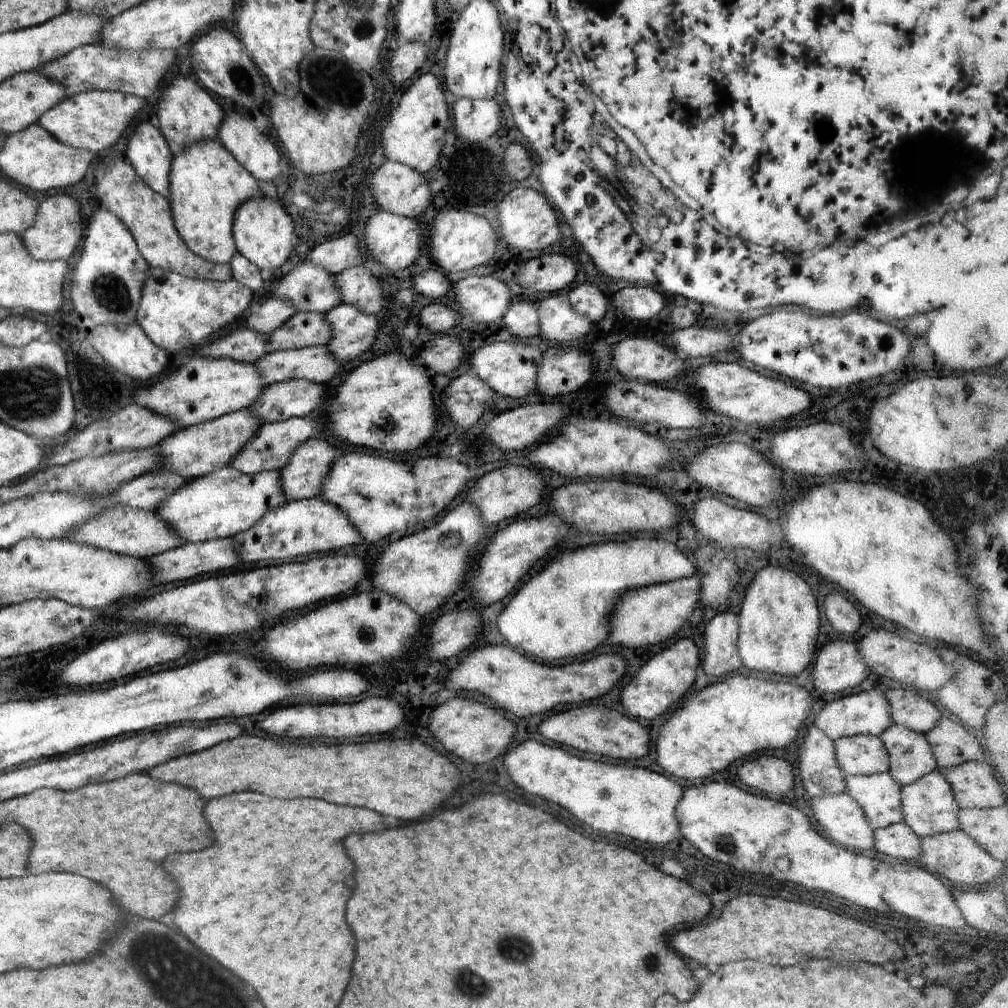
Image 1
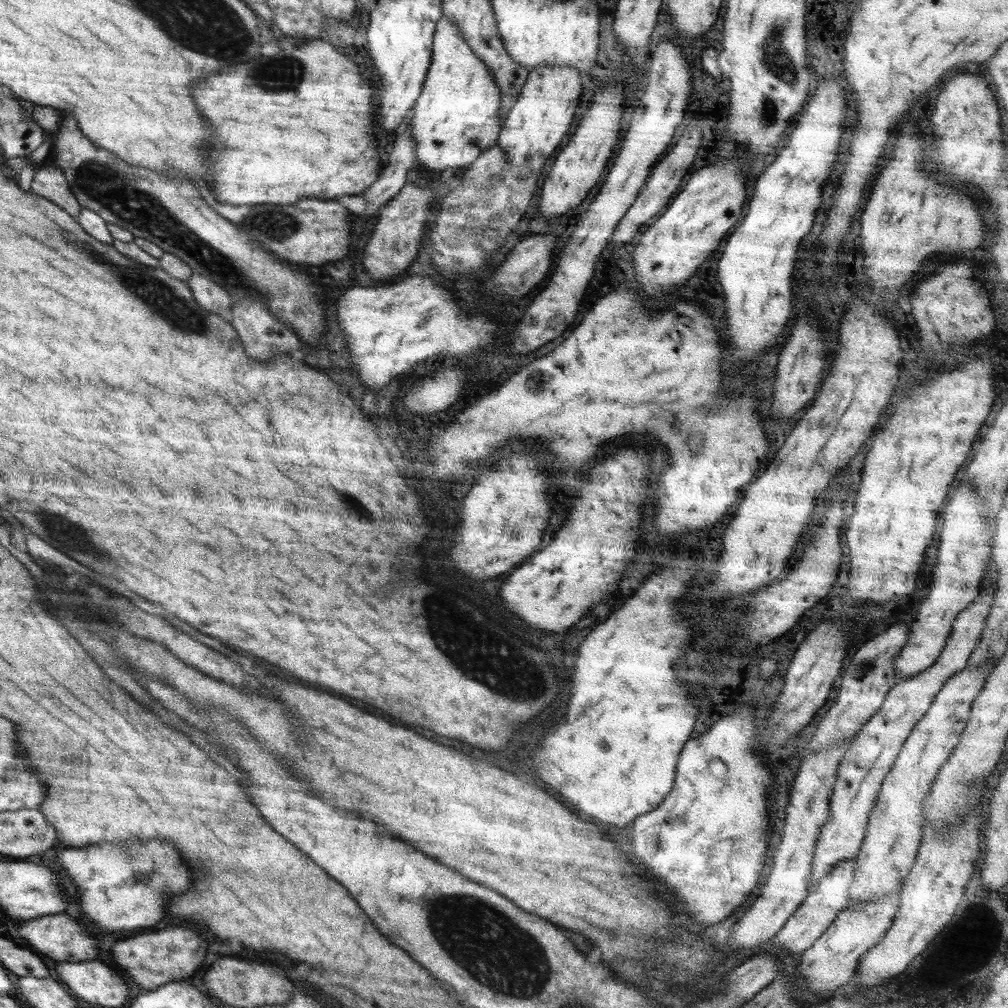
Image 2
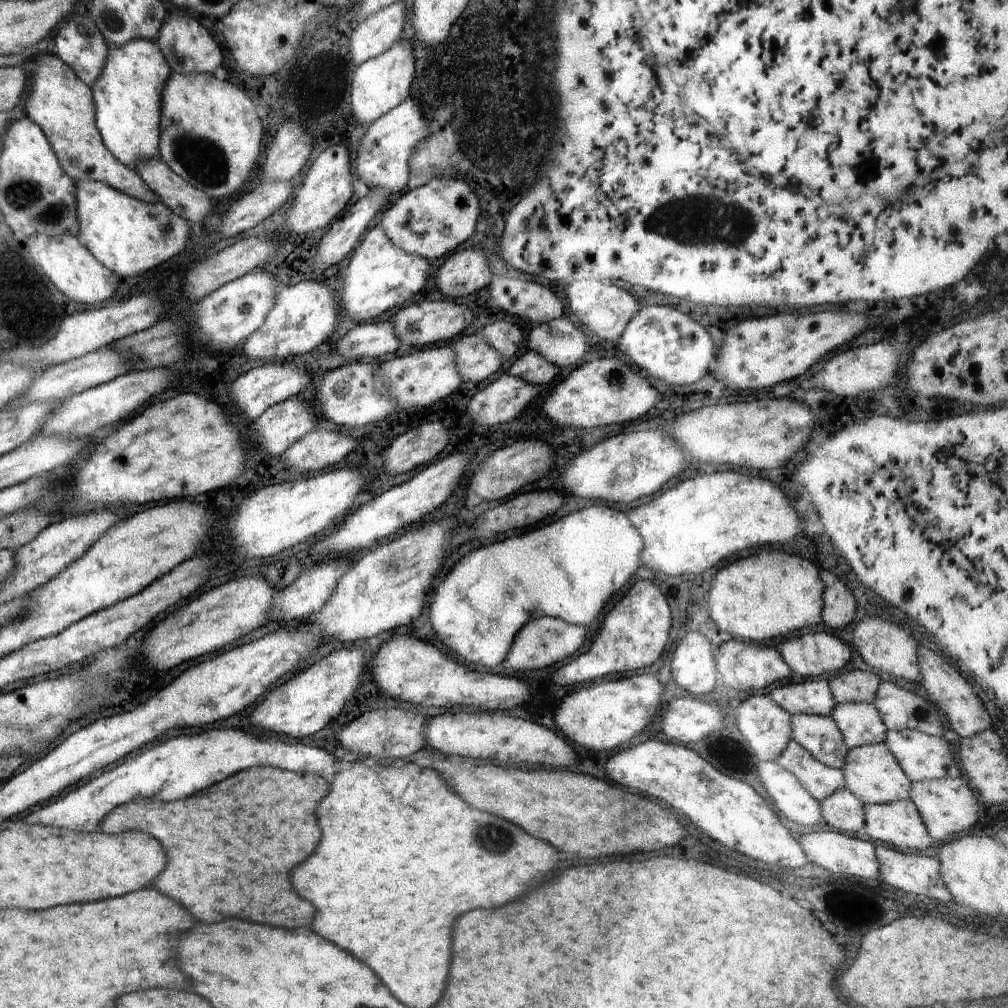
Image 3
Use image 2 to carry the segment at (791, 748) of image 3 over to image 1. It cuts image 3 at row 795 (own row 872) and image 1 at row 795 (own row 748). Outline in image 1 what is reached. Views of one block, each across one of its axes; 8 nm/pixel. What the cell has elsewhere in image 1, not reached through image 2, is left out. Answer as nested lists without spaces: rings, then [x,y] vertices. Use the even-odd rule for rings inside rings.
[[[886,771],[871,775],[845,775],[845,793],[864,811],[864,816],[875,831],[903,822],[902,787]]]

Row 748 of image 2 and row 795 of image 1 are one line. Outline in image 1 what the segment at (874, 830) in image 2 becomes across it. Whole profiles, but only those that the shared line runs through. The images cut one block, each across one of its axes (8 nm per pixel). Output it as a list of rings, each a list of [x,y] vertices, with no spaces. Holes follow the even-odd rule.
[[[936,770],[925,774],[917,781],[902,787],[901,805],[903,822],[919,837],[947,833],[959,828],[957,812],[960,810],[952,787],[948,781]]]

